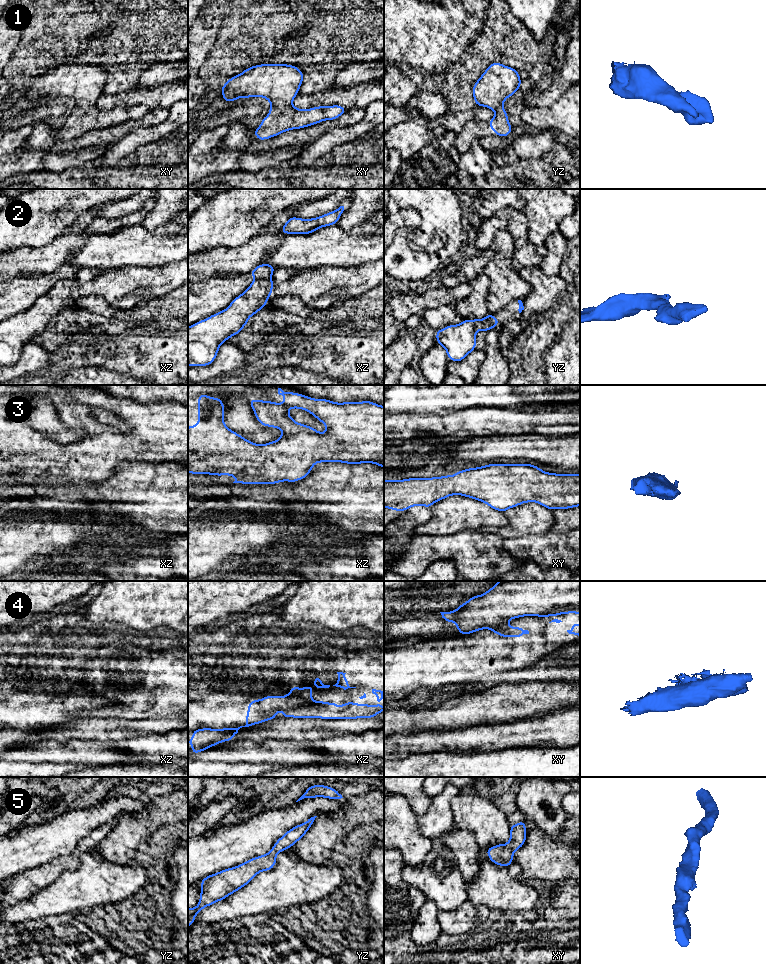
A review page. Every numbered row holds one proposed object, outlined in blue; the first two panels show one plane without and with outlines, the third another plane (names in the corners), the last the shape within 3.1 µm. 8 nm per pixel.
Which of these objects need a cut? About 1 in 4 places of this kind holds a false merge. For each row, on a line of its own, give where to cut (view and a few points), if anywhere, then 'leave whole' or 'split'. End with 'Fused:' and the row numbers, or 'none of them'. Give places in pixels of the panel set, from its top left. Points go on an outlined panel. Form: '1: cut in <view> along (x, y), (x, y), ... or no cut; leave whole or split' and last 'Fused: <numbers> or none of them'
1: no cut; leave whole
2: cut in xz along (255, 278), (271, 280); split
3: no cut; leave whole
4: cut in xz along (307, 703), (284, 711); split
5: no cut; leave whole
Fused: 2, 4

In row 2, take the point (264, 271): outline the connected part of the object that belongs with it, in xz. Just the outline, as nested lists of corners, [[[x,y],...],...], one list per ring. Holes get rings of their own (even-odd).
[[[263,263],[257,267],[255,267],[250,274],[255,279],[264,279],[264,280],[272,280],[273,271],[276,269],[275,266],[271,266],[267,263]]]

